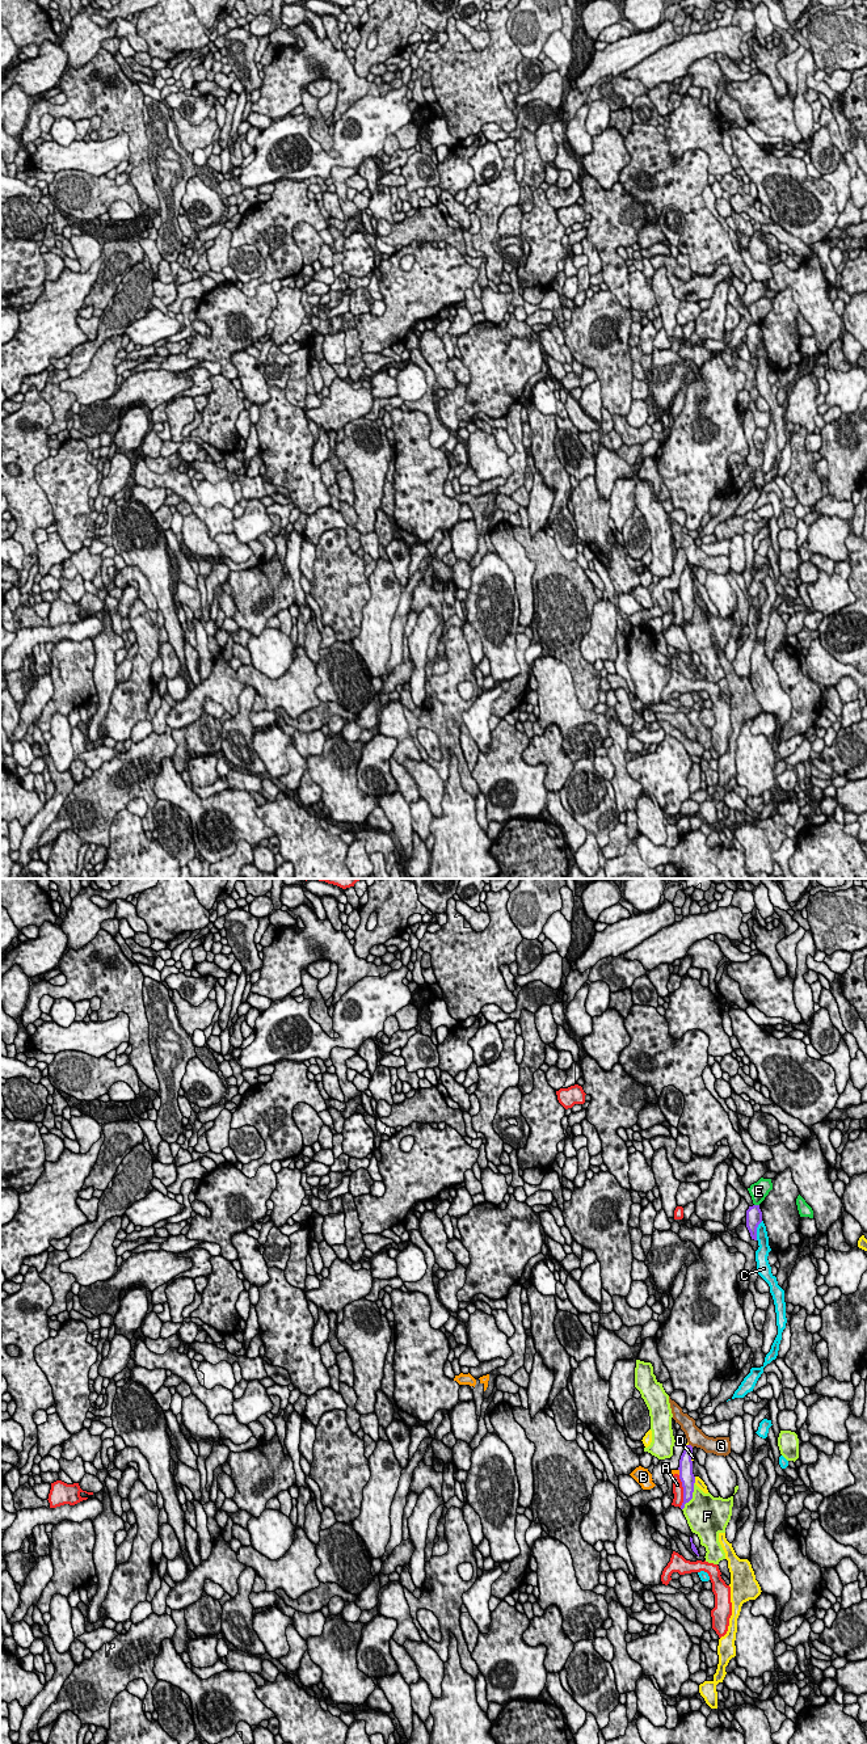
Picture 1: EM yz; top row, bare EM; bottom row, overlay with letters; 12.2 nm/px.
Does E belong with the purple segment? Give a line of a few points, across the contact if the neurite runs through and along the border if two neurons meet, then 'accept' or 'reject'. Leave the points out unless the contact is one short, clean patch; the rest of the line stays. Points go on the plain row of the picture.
line yz (754, 323), (758, 324); reject

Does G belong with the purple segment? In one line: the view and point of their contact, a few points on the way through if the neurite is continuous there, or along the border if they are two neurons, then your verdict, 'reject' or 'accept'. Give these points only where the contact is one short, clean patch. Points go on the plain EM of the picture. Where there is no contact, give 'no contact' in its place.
meets purple in yz at (690, 564); border along yz (689, 563), (693, 565); reject

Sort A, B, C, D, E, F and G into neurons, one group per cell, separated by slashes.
A / B / C / D / E / F / G

